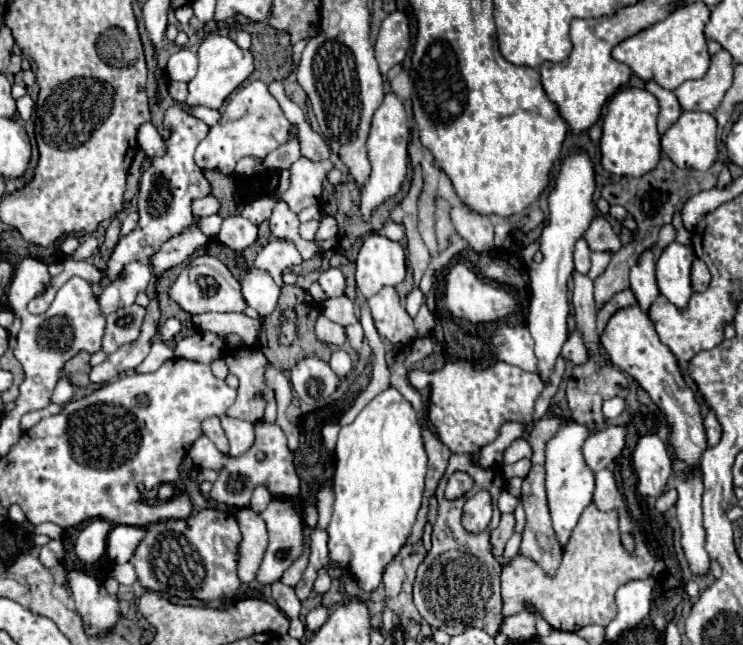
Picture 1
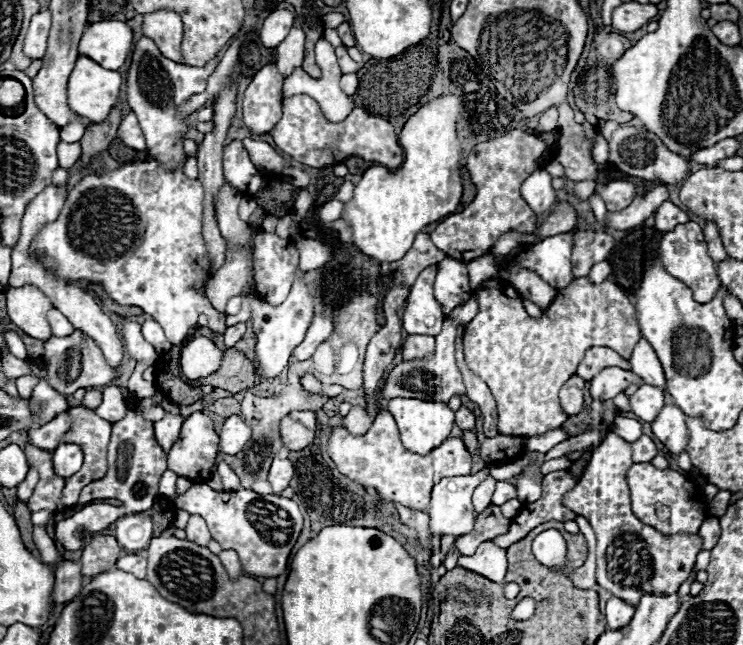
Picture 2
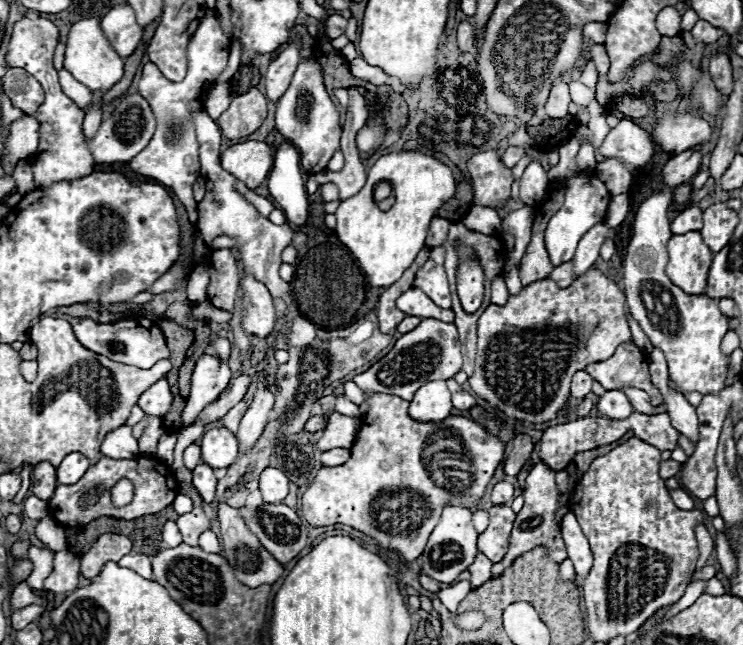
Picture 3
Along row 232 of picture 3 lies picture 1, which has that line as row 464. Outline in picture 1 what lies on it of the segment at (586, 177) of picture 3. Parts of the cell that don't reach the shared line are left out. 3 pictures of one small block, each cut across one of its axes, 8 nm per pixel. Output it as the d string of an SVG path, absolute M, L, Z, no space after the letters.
M566 420L546 444L546 492L548 492L548 506L552 514L554 532L560 540L560 546L568 542L580 514L592 502L592 494L594 494L594 474L592 470L588 470L582 456L582 444L586 438L588 438L586 426Z

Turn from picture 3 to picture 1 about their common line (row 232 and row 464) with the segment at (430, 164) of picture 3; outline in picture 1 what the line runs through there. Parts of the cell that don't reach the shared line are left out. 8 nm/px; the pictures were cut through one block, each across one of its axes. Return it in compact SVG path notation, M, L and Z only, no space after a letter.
M394 388L380 392L358 418L340 430L336 444L334 512L328 526L332 566L346 568L364 592L378 590L382 574L406 544L424 494L426 450L416 410Z

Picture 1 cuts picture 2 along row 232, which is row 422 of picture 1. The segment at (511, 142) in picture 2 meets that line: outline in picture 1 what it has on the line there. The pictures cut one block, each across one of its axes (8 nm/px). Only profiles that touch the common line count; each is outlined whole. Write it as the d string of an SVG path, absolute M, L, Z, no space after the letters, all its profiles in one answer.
M466 360L448 362L438 372L418 372L412 370L408 376L408 382L422 390L430 386L430 422L436 428L438 438L456 454L470 454L478 452L482 446L492 442L498 436L498 430L504 422L516 420L524 424L532 424L532 412L534 402L544 390L544 384L536 374L528 374L516 368L516 374L512 370L504 370L504 374L490 374L490 370L478 372L470 366Z

